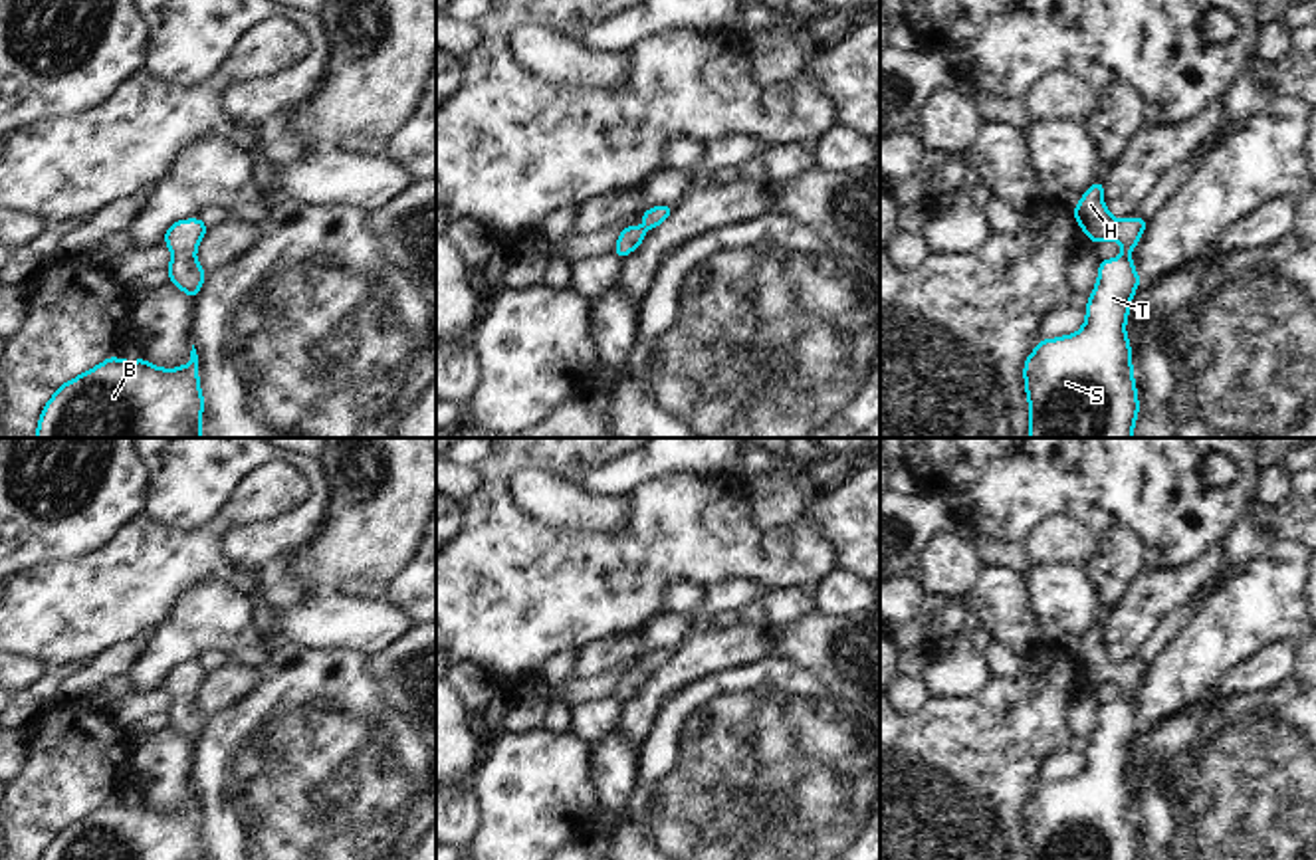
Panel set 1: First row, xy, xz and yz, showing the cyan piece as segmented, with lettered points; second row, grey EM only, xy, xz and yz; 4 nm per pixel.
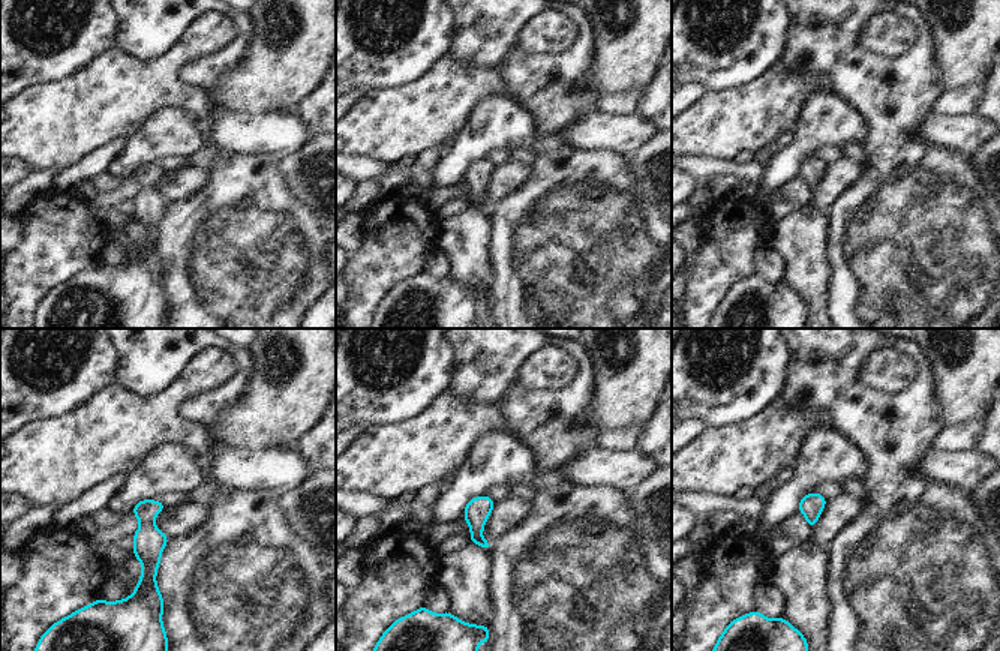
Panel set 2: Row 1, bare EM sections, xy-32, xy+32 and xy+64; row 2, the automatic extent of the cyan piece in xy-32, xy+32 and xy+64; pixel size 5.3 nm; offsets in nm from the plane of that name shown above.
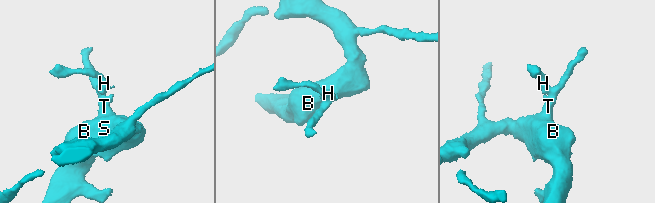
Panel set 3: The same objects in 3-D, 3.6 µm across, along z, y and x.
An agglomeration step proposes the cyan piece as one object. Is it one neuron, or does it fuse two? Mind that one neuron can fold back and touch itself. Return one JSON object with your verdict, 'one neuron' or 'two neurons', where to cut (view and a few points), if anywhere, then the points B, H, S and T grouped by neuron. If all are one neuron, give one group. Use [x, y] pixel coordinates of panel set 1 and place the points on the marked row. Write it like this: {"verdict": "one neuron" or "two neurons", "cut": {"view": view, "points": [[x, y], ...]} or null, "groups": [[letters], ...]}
{"verdict": "one neuron", "cut": null, "groups": [["B", "H", "S", "T"]]}

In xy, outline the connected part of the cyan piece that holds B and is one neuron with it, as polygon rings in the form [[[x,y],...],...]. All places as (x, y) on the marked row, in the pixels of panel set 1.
[[[194,345],[190,361],[178,369],[159,369],[145,357],[123,361],[111,355],[54,392],[34,438],[202,438],[204,398]]]

